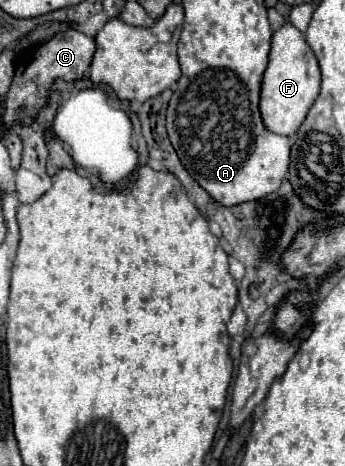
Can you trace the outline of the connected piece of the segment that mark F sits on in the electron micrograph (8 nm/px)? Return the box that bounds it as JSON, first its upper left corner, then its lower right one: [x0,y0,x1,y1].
[259,22,321,136]

